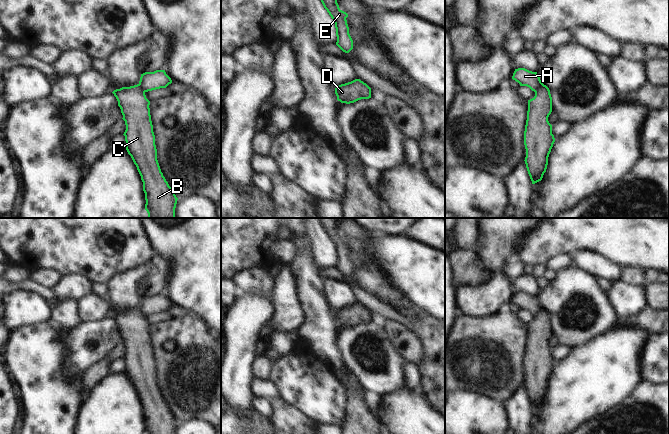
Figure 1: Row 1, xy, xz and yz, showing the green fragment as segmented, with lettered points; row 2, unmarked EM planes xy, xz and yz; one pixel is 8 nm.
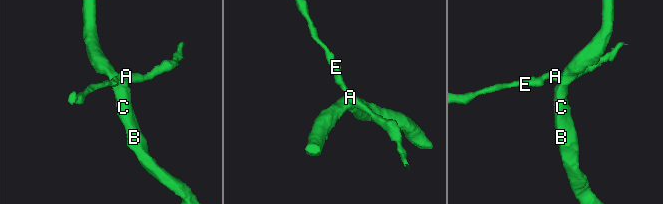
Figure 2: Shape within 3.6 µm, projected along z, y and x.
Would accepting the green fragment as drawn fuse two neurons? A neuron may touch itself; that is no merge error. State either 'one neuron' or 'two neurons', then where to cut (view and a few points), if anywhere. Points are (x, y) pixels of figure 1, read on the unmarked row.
two neurons; cut in yz along (543, 308), (535, 316)

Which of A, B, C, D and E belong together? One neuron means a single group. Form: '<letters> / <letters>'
A E / B C D

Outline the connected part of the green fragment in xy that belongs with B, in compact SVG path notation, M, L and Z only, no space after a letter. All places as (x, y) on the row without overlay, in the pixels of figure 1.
M139 308L112 316L118 325L126 354L126 374L143 406L145 434L175 434L175 417L161 396L150 339L150 325Z

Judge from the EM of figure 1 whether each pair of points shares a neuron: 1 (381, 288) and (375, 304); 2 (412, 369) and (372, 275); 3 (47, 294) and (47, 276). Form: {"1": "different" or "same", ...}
{"1": "different", "2": "different", "3": "different"}

